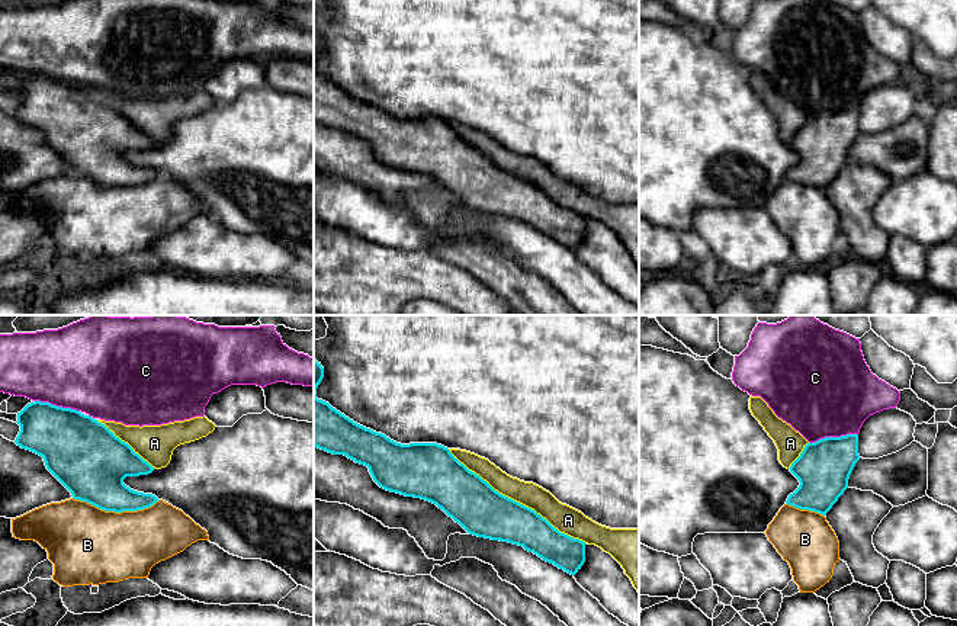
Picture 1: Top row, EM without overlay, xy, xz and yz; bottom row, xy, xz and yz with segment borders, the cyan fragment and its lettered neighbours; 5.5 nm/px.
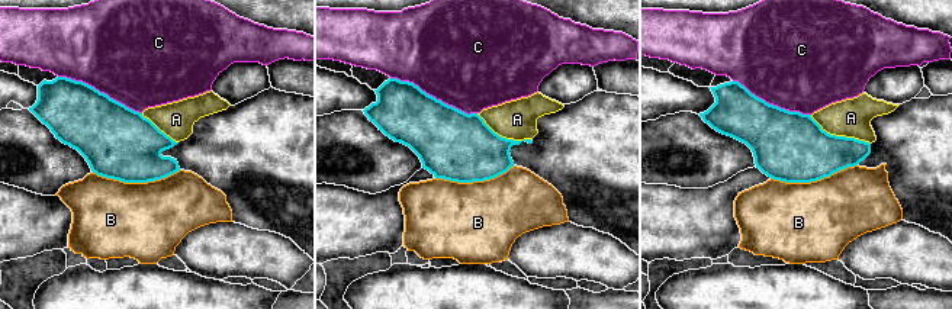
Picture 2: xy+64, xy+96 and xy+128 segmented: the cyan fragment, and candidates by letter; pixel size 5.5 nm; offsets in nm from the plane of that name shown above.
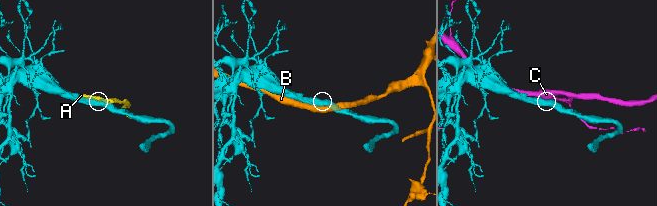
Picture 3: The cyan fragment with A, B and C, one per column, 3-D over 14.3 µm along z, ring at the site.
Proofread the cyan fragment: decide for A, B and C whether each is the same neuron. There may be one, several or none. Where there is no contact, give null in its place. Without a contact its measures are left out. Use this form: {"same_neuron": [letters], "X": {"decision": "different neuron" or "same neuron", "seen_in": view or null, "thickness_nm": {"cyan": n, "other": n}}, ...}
{"same_neuron": ["A"], "A": {"decision": "same neuron", "seen_in": "xz", "thickness_nm": {"cyan": 280, "other": 140}}, "B": {"decision": "different neuron", "seen_in": "xy", "thickness_nm": {"cyan": 320, "other": 420}}, "C": {"decision": "different neuron", "seen_in": "yz", "thickness_nm": {"cyan": 300, "other": 500}}}

